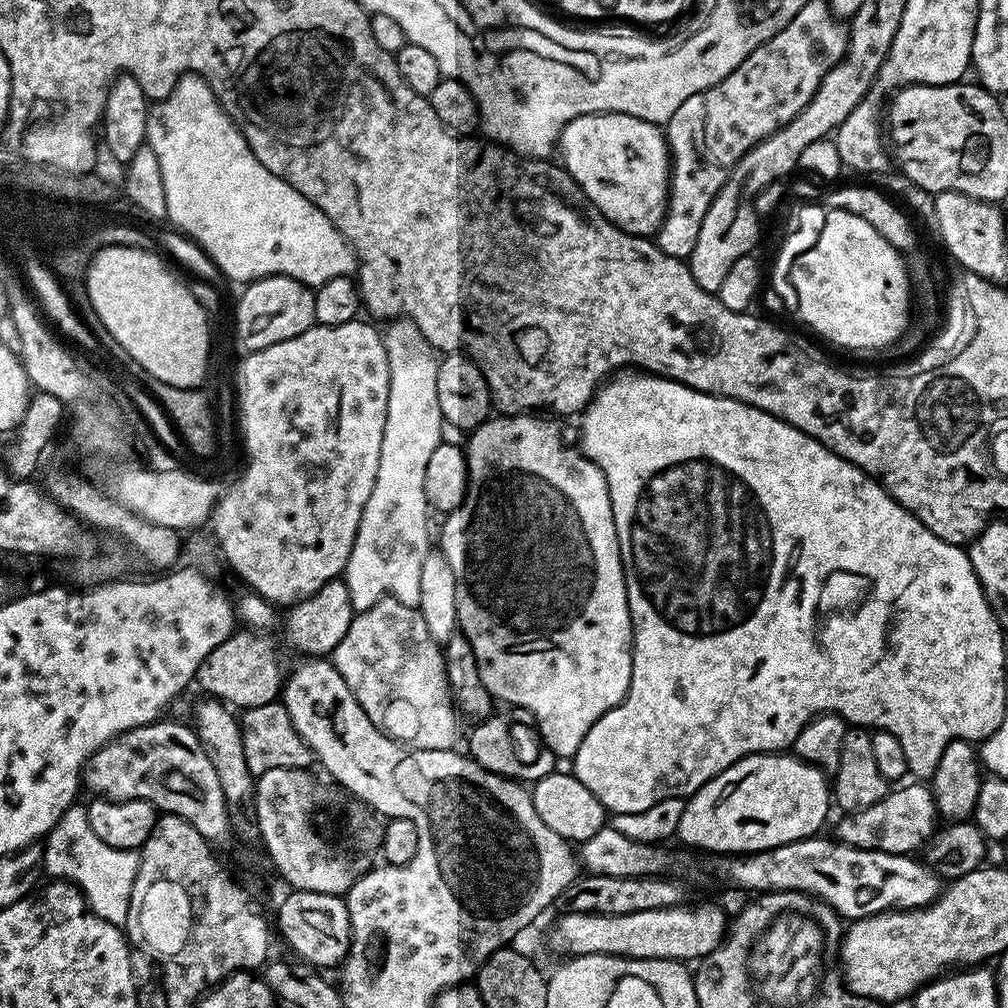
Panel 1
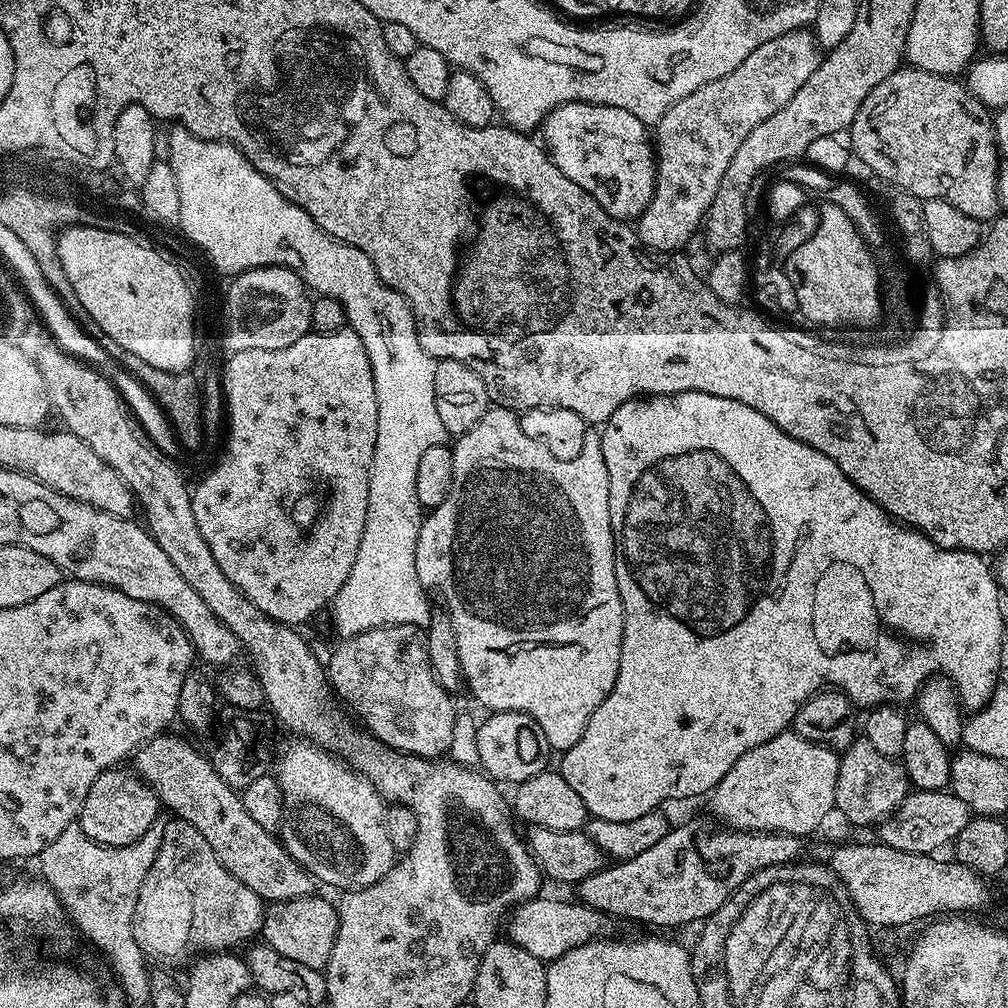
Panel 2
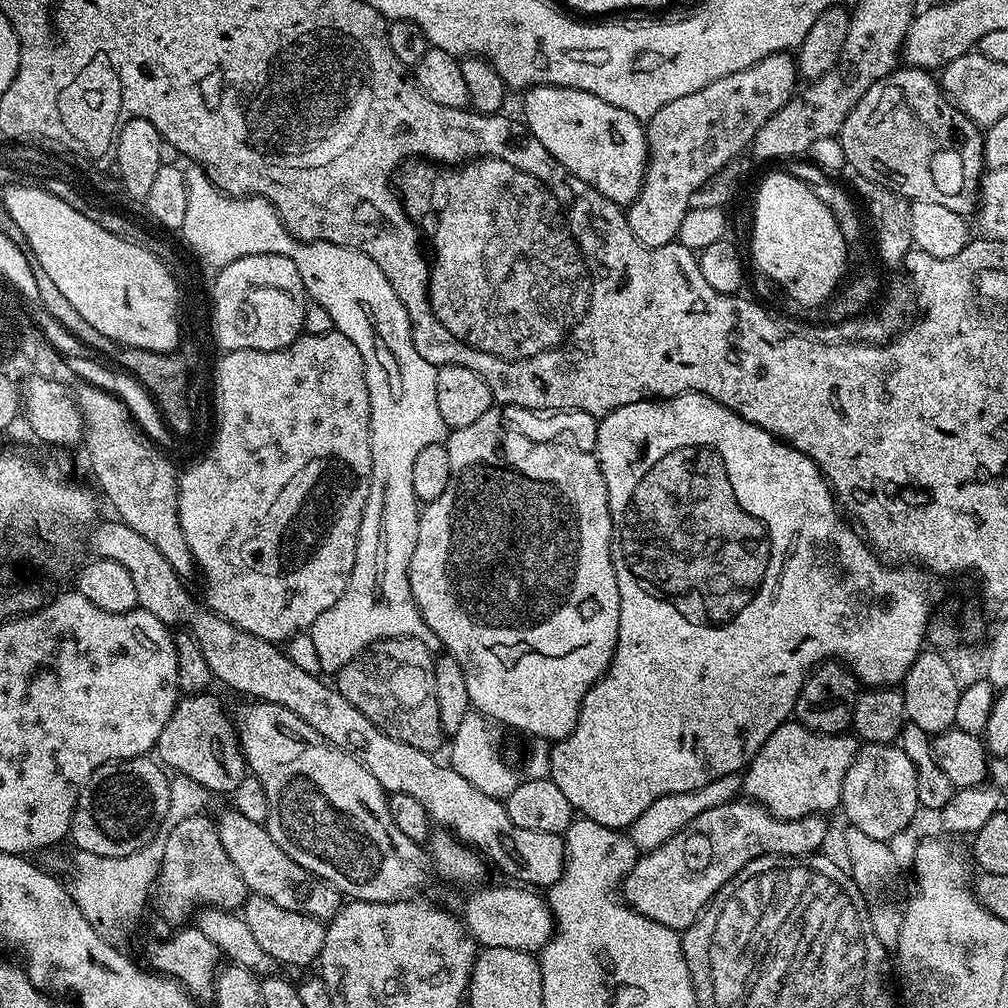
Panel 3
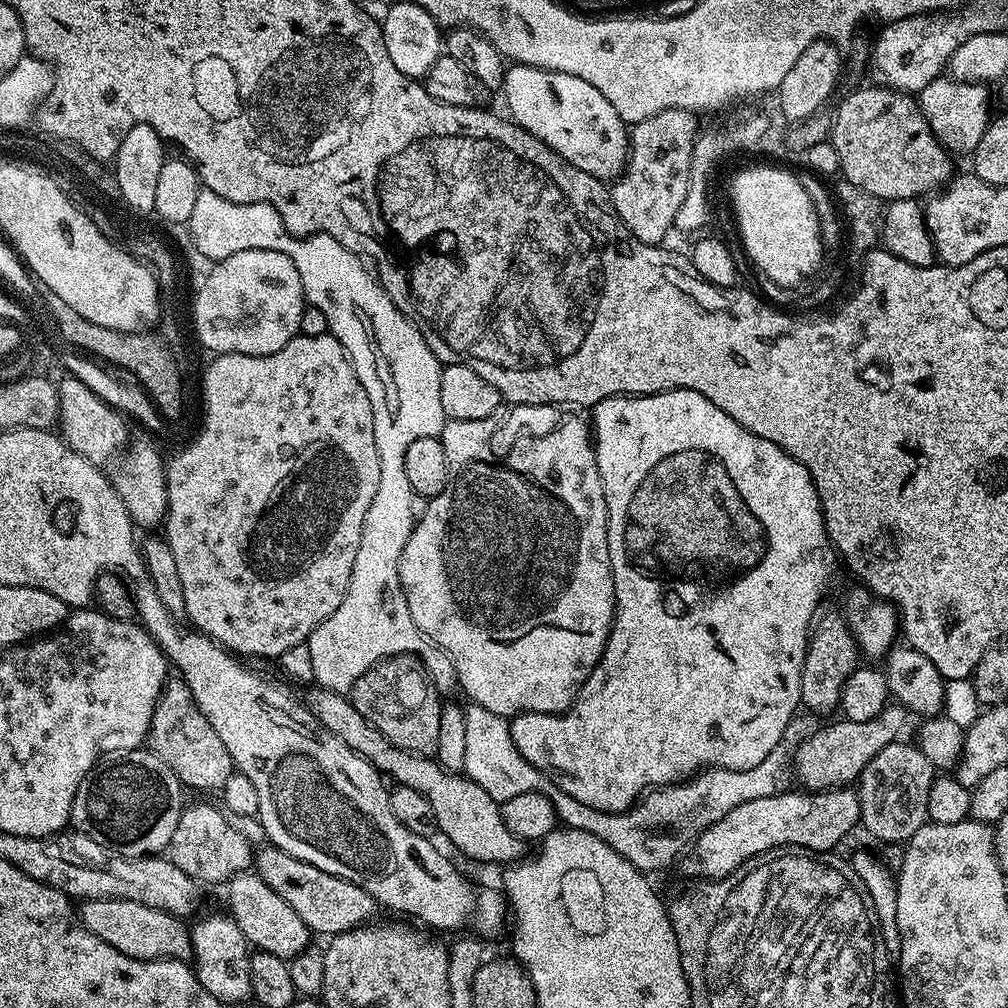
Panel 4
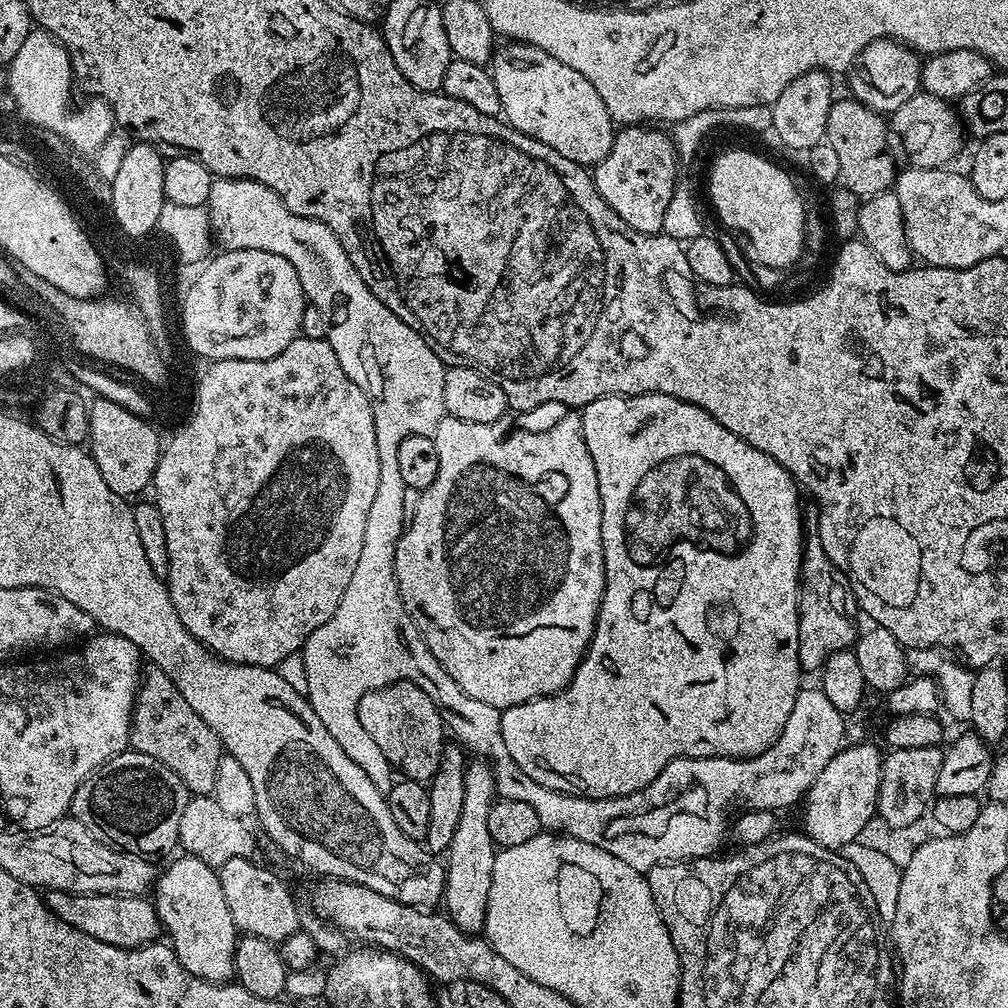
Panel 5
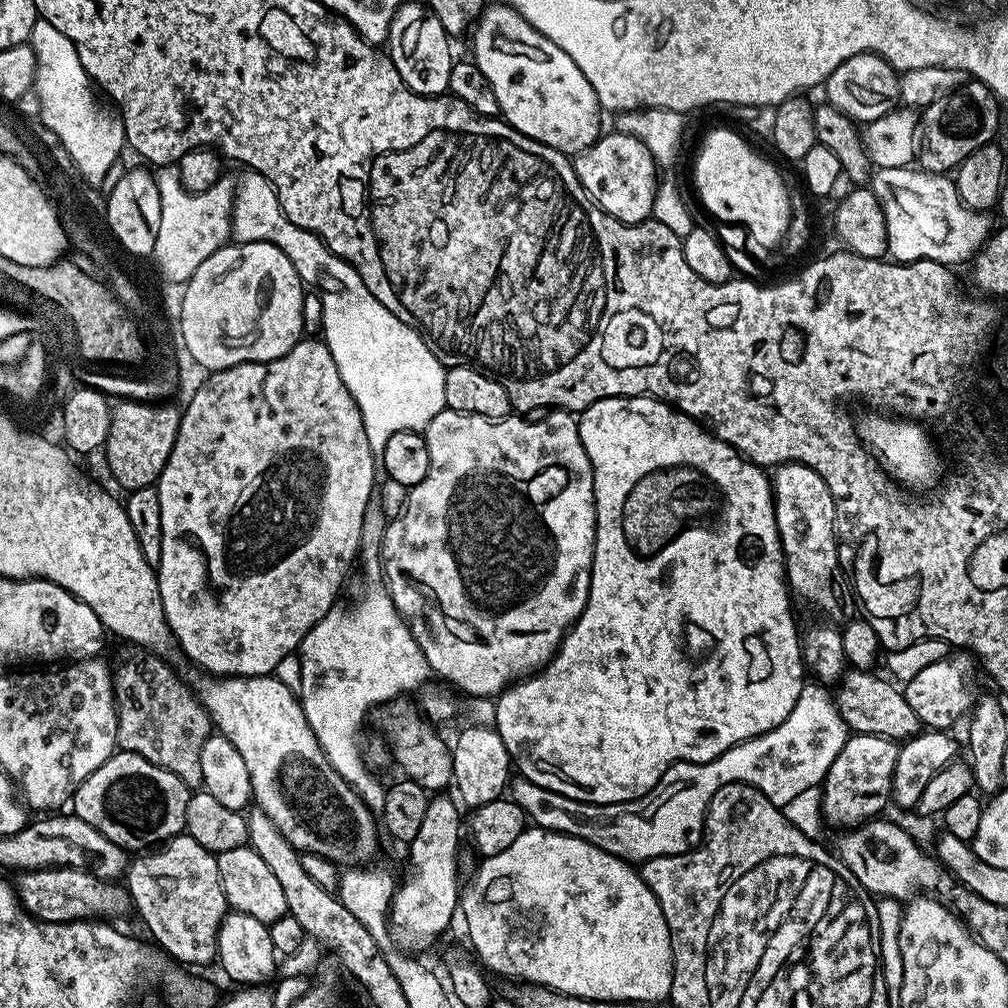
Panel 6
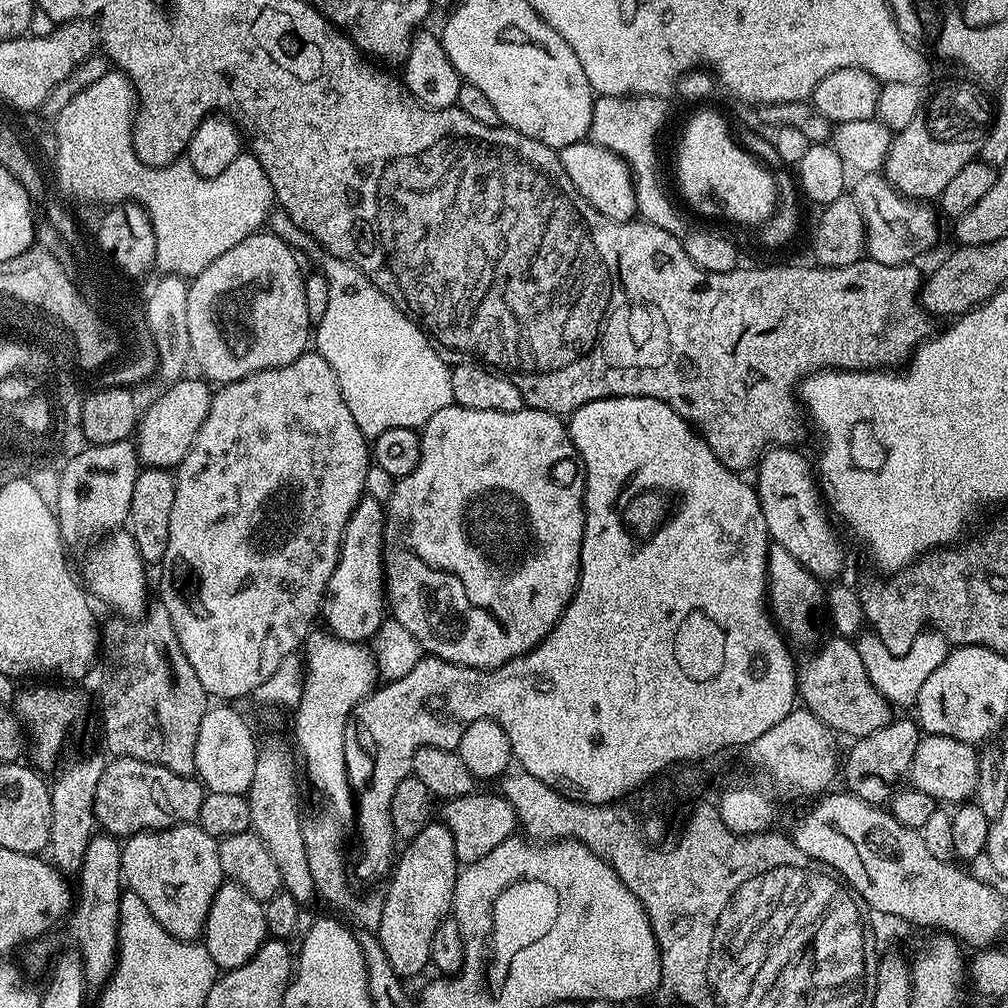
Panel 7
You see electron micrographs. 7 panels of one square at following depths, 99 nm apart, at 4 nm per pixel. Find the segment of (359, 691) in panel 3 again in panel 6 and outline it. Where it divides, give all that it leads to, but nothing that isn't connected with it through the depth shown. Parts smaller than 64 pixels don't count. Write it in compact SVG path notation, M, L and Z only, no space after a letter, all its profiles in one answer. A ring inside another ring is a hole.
M397 698L381 711L385 712L380 716L379 731L392 732L390 756L394 764L404 771L401 773L407 779L418 782L418 786L422 786L430 794L443 793L453 783L452 754L449 745L444 745L443 738L432 730L433 725L427 719L421 718L417 709L413 705L412 709L404 700L407 699Z

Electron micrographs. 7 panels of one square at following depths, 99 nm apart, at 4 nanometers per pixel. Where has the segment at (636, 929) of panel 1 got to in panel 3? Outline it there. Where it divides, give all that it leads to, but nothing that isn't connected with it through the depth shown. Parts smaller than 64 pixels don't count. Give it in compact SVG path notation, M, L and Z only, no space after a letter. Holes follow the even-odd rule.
M504 882L501 888L484 887L469 891L472 893L464 900L462 919L472 939L481 949L509 948L539 953L548 944L554 931L552 912L545 897L531 887L513 886L508 882Z

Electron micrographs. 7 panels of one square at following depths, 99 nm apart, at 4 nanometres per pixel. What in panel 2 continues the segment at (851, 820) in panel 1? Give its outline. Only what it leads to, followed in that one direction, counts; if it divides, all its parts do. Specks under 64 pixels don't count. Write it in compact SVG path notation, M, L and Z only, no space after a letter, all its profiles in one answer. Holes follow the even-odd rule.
M912 790L888 817L880 821L878 840L879 843L894 850L936 854L943 844L951 845L955 841L962 826L966 826L969 819L970 813L966 802L962 802L962 798L955 796L951 790L938 792Z

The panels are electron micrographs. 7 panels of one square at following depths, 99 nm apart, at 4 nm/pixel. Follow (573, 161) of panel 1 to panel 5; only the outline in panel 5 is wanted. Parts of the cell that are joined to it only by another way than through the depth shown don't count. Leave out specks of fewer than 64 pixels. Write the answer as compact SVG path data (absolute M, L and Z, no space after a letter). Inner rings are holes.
M504 42L493 51L490 71L494 86L498 86L500 111L503 119L522 134L546 142L550 150L558 150L570 162L595 166L610 152L617 129L606 110L598 90L570 70L566 62L550 58L546 50L519 42Z

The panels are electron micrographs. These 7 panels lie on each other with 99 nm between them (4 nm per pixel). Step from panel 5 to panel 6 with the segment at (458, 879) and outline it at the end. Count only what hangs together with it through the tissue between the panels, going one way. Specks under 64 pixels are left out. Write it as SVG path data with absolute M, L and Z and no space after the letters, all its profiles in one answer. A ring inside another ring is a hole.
M467 725L468 728L464 729L456 738L456 742L452 744L452 779L453 787L456 788L459 801L467 808L474 809L480 808L487 802L501 799L505 793L507 786L510 782L512 774L512 763L509 758L509 751L506 750L505 743L502 738L497 734L496 730L489 725Z

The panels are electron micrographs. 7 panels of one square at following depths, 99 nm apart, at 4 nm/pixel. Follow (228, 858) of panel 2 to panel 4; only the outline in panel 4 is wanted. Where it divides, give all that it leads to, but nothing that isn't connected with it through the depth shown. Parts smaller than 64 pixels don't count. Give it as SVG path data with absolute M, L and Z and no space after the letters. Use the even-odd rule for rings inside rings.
M268 846L260 851L254 856L256 875L291 906L302 922L306 922L309 933L321 932L324 938L331 938L369 923L375 917L372 915L378 912L376 899L366 894L362 886L354 886L354 882L346 882L346 878L326 874L326 870L318 870L318 866L310 866L310 862L302 862L281 848Z

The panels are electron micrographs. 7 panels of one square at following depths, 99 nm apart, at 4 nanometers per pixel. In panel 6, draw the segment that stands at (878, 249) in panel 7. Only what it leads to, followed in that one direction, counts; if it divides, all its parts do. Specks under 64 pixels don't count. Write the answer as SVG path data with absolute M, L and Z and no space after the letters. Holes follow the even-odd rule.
M916 166L876 168L870 180L886 222L887 255L893 261L912 264L915 260L933 260L957 266L971 261L994 231L992 216L970 210L958 198L955 179L926 172Z

